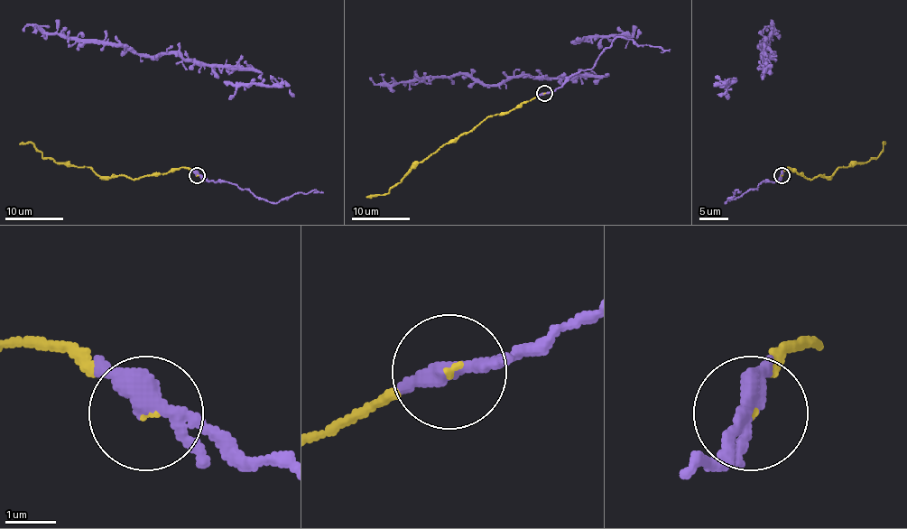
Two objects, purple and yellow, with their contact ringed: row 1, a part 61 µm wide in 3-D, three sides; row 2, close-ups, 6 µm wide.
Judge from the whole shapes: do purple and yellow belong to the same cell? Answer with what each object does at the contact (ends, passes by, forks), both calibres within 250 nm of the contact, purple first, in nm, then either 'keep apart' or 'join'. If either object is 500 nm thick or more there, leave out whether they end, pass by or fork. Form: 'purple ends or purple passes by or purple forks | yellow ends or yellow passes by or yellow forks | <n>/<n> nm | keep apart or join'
purple passes by | yellow ends | 360/60 nm | join

